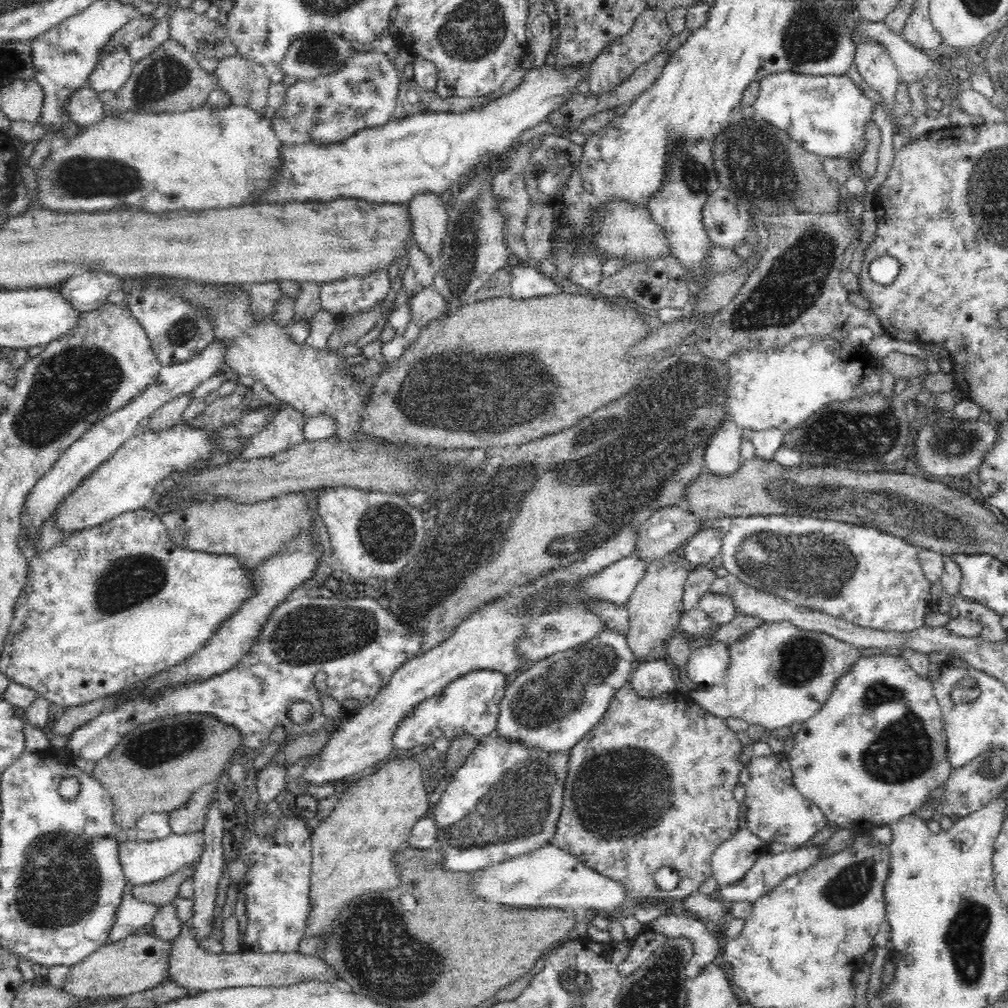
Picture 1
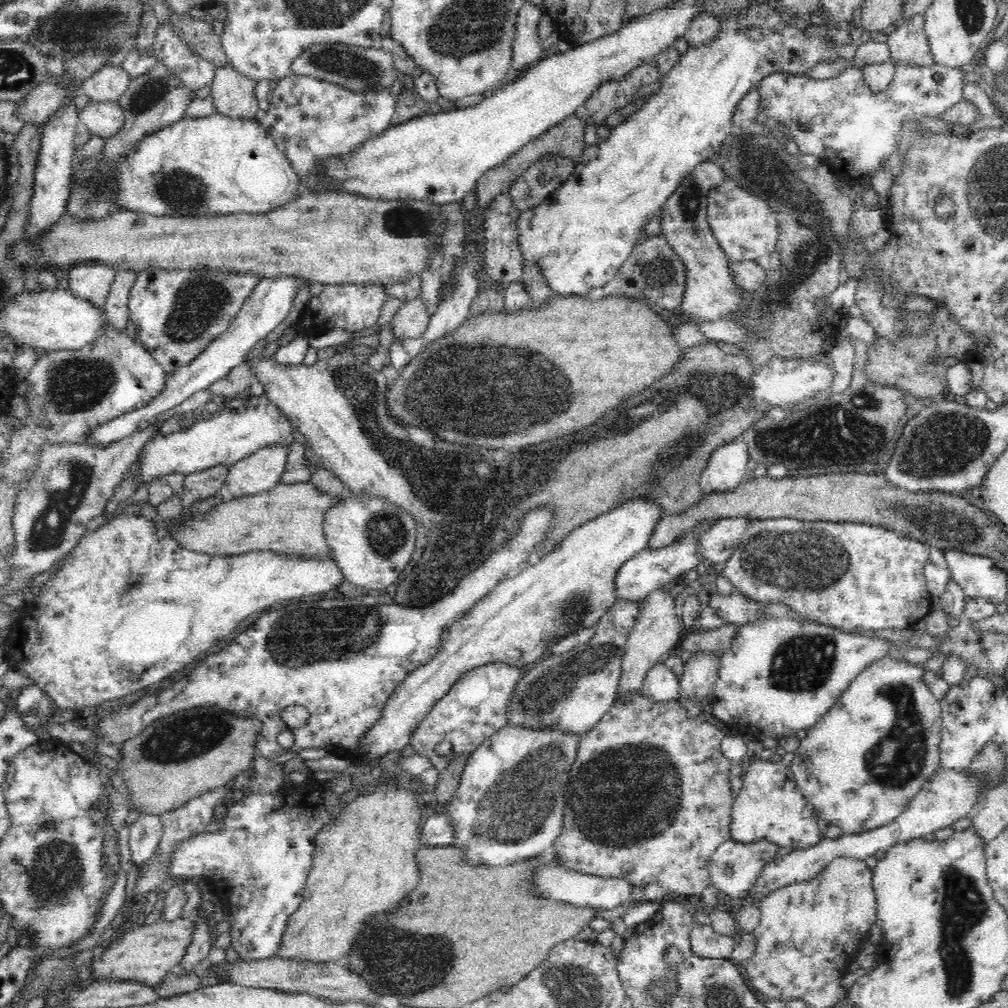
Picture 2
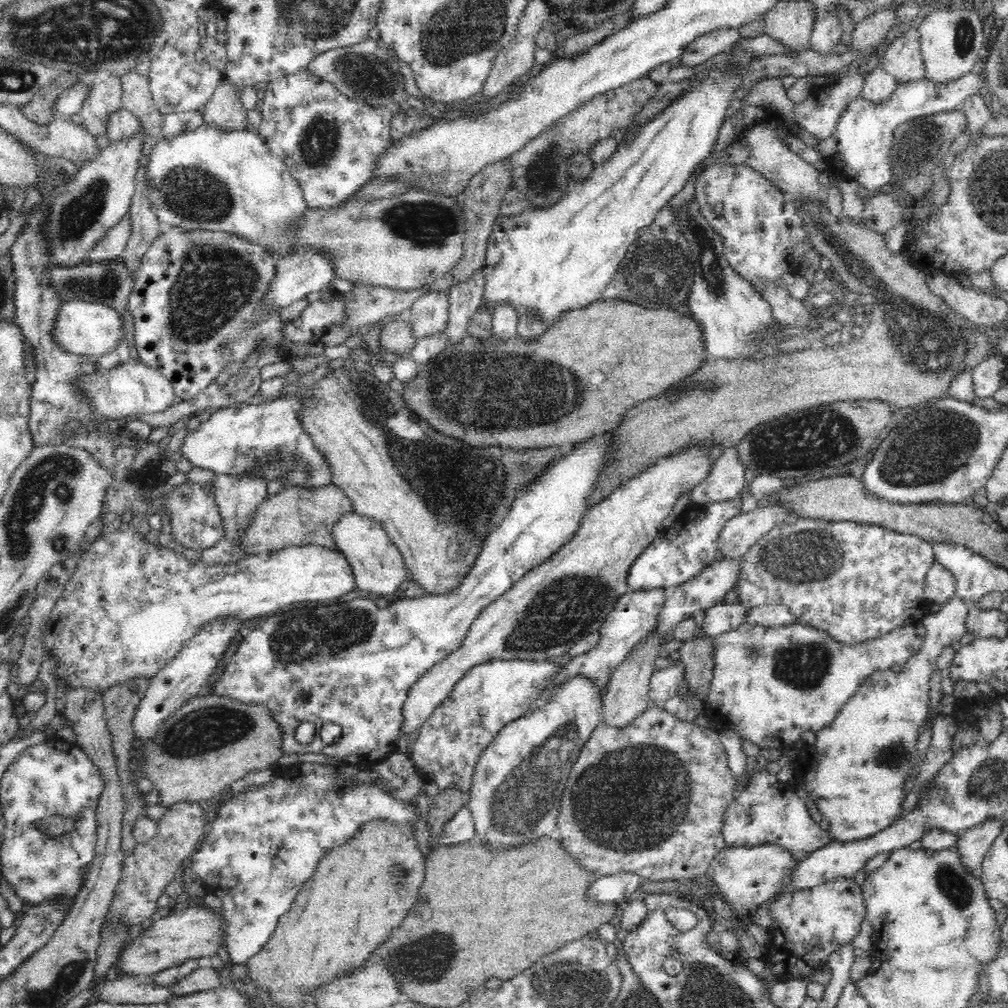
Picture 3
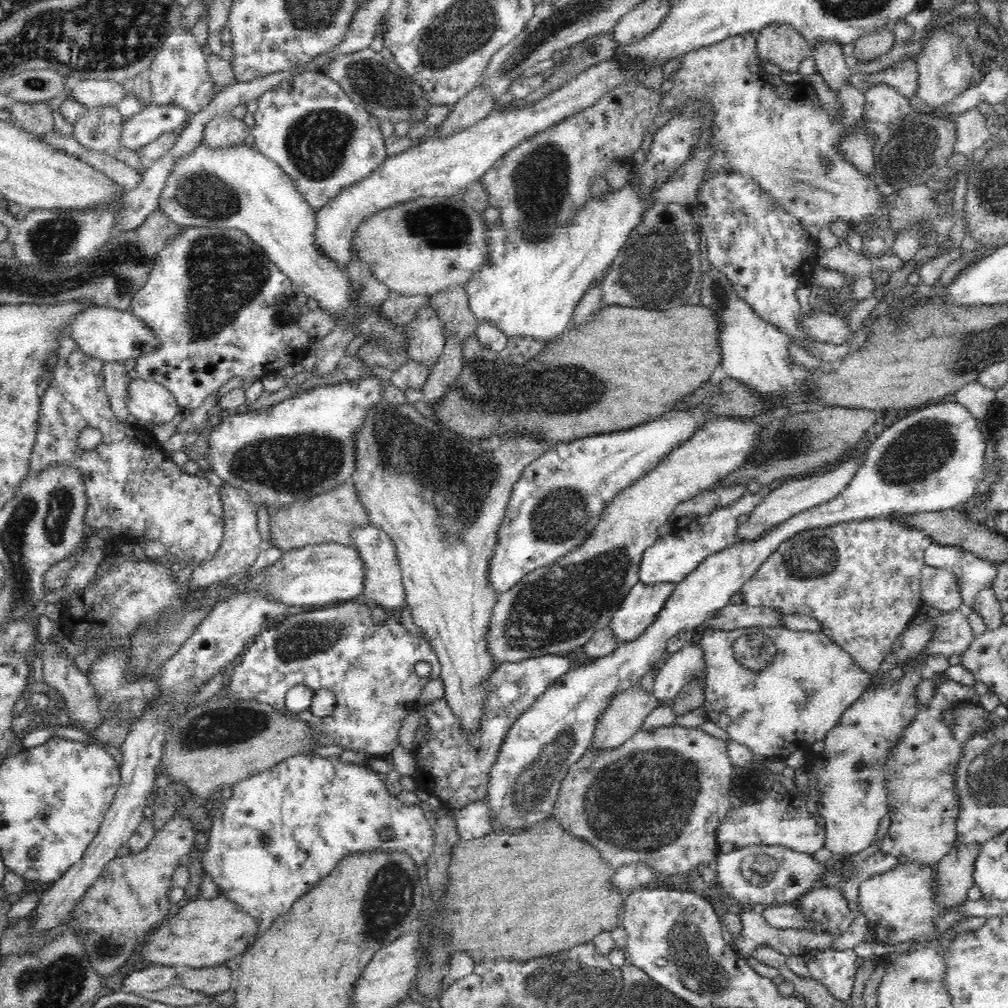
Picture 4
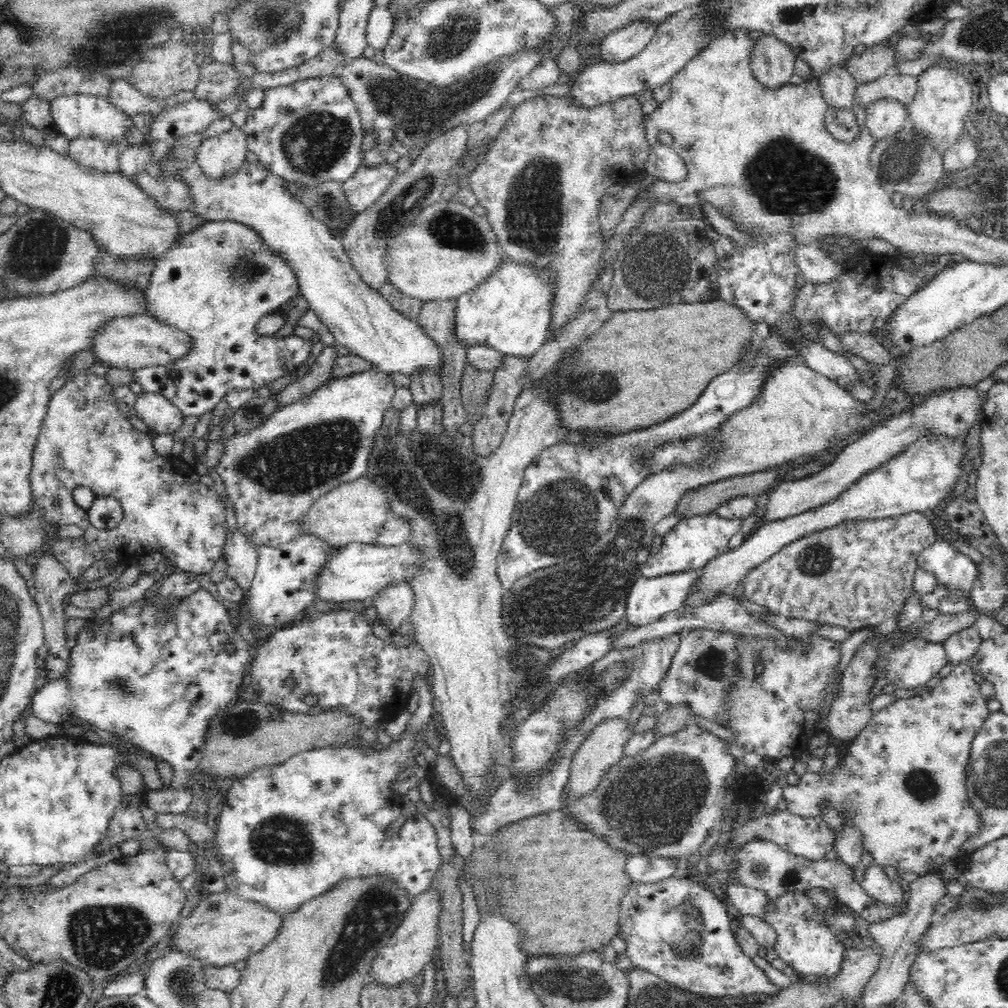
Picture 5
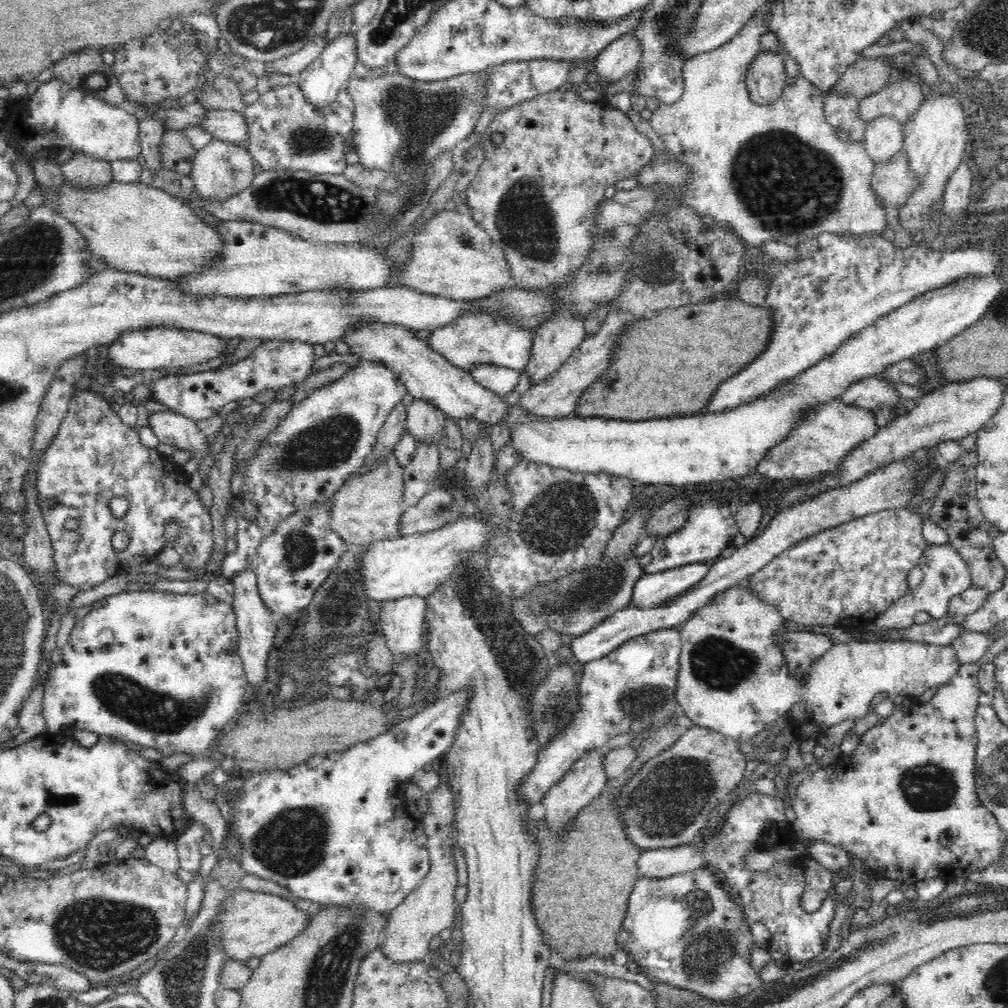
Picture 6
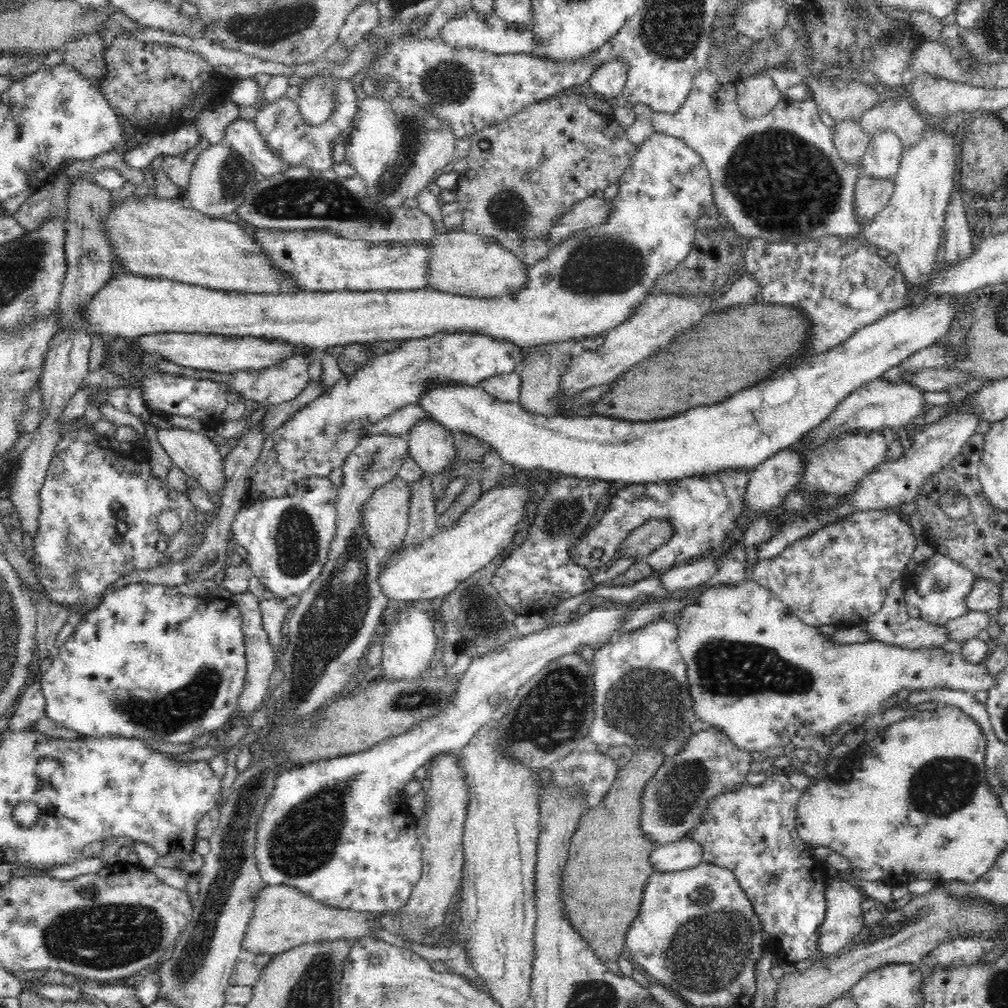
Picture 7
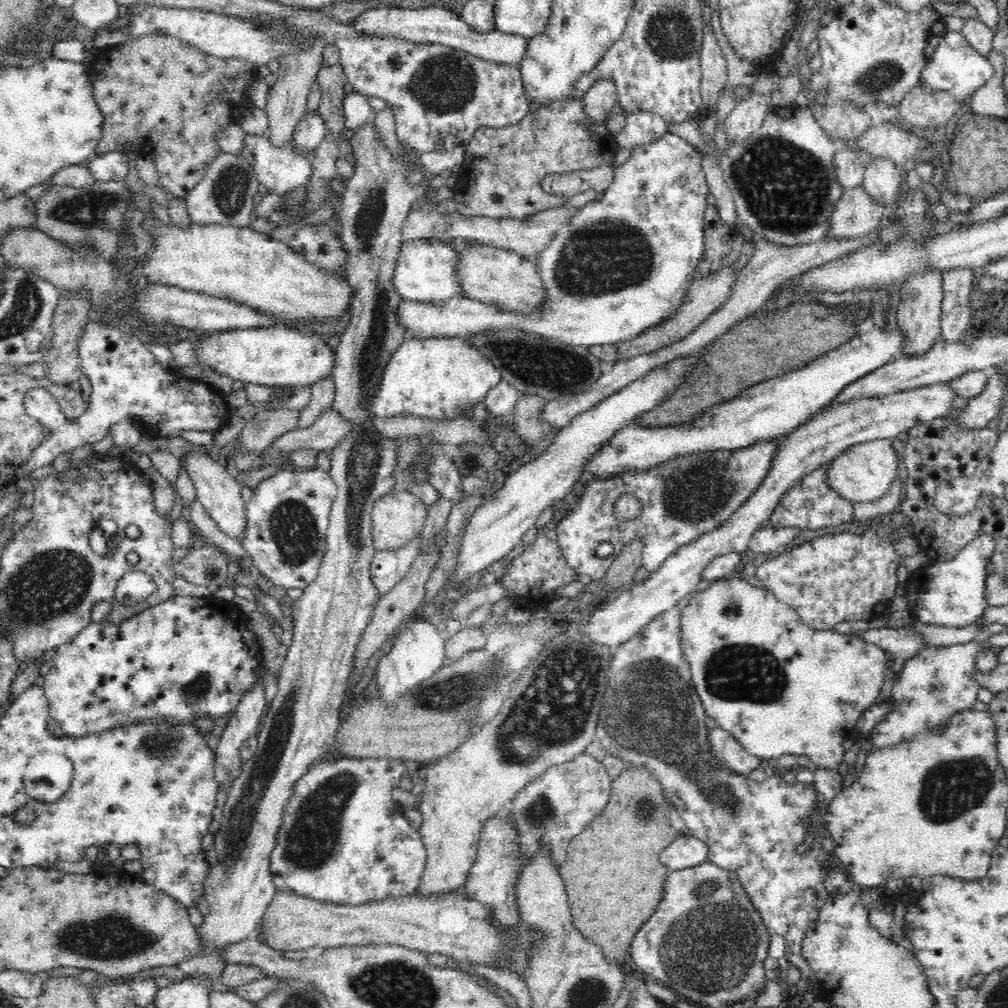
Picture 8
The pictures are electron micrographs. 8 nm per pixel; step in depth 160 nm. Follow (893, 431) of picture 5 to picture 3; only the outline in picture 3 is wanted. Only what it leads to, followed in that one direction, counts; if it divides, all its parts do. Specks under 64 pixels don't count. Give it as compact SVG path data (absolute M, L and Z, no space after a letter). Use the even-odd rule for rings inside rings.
M771 501L761 502L750 512L730 518L716 539L719 558L740 560L748 549L760 540L777 523L787 519L785 511Z

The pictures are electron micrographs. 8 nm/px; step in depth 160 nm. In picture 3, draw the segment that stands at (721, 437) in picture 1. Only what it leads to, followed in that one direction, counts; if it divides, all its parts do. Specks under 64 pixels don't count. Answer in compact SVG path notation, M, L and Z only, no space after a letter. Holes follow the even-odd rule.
M737 447L723 449L718 458L713 460L710 470L691 490L692 502L704 504L707 502L729 501L740 496L743 490L746 467Z

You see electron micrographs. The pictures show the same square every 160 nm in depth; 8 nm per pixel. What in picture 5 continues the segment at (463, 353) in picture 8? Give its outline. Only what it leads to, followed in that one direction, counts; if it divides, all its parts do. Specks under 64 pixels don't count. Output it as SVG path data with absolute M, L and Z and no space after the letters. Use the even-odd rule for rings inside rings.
M504 258L496 270L492 272L474 290L461 294L456 300L457 322L456 333L466 345L476 343L488 343L488 345L500 350L505 355L514 354L522 357L531 357L551 335L552 322L555 316L557 274L552 267L535 266L535 263L517 262ZM372 370L333 378L312 391L308 398L278 406L256 428L233 434L224 440L222 458L217 465L227 496L232 502L238 527L252 537L256 545L282 546L296 538L303 514L312 503L337 486L365 476L370 451L382 424L382 417L391 406L394 390L386 371Z

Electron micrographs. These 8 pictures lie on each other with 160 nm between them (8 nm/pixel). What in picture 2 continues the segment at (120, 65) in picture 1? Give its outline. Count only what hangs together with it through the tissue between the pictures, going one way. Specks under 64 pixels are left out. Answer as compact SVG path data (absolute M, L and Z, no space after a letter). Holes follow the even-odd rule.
M123 65L100 67L94 74L84 79L81 85L82 92L90 98L90 101L114 101L124 94L131 78Z

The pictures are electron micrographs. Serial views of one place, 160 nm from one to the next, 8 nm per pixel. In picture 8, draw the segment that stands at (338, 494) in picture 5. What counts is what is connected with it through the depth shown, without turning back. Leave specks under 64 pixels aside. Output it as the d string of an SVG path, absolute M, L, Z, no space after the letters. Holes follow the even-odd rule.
M395 488L376 499L371 512L371 535L377 551L394 550L404 546L426 522L427 504L413 492Z

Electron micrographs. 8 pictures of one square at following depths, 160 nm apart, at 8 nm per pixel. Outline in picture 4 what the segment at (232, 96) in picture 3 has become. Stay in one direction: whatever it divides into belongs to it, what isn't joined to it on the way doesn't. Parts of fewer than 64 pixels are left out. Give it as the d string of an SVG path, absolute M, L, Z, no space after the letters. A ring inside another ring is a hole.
M232 111L215 114L205 124L203 139L213 147L232 147L250 139L250 129L244 119L232 116Z

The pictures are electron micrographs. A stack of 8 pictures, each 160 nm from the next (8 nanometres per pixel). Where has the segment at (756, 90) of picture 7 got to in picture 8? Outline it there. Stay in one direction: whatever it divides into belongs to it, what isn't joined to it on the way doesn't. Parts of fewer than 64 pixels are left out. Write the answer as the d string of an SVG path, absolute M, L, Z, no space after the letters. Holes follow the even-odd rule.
M752 92L735 104L731 113L723 121L723 129L728 142L745 139L749 134L760 130L764 118L772 112L771 95Z

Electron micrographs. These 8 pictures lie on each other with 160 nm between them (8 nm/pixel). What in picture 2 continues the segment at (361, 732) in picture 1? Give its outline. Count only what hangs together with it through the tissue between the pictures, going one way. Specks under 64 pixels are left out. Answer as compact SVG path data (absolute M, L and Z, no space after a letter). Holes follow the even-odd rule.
M647 501L626 502L606 516L574 530L558 550L544 556L538 564L525 567L516 576L506 576L488 591L488 594L456 617L448 628L448 637L442 638L437 651L423 665L411 670L404 680L394 687L381 710L380 718L372 723L358 740L357 755L350 756L348 759L350 763L354 766L372 765L379 763L386 754L405 750L413 731L424 721L425 714L428 714L432 706L448 694L458 679L469 670L490 662L503 662L516 668L530 666L540 656L546 656L547 646L552 639L571 633L580 627L597 624L617 602L613 587L616 571L629 558L647 548L654 526L661 518L662 514L655 504Z

